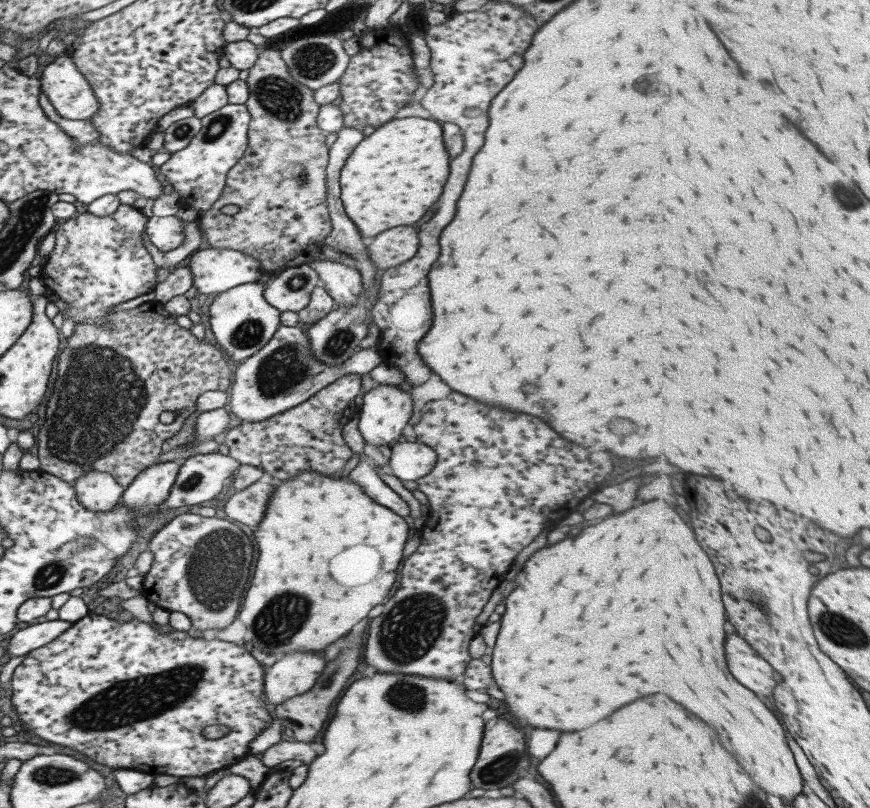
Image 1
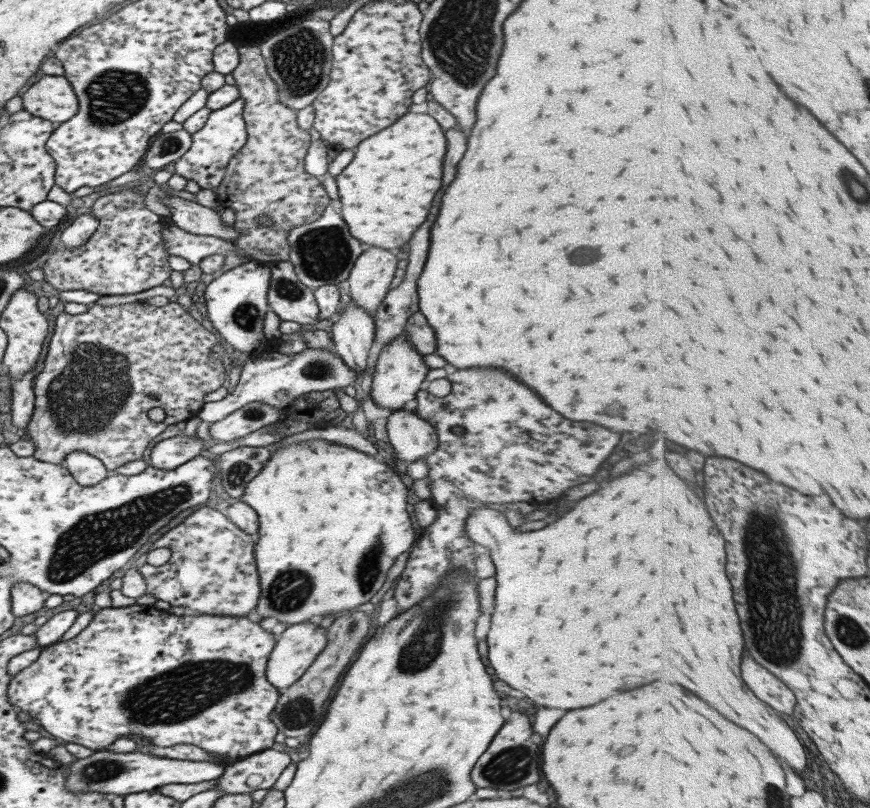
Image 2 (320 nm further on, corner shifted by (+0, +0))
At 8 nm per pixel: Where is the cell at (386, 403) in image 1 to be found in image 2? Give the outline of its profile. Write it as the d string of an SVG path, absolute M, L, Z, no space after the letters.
M403 330L381 347L374 371L369 376L369 387L364 393L368 394L370 400L381 408L390 408L393 411L401 409L405 402L415 398L427 371L428 368L423 362L422 354L419 354L408 343L406 332Z

